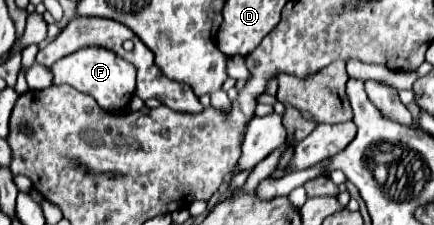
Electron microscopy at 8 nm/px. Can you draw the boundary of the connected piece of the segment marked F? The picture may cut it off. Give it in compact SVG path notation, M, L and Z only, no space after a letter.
M90 47L90 49L80 49L60 61L56 61L50 67L52 73L52 83L54 85L70 85L82 93L92 95L102 109L112 109L112 111L122 111L128 107L134 87L136 87L136 69L114 55L112 51Z

